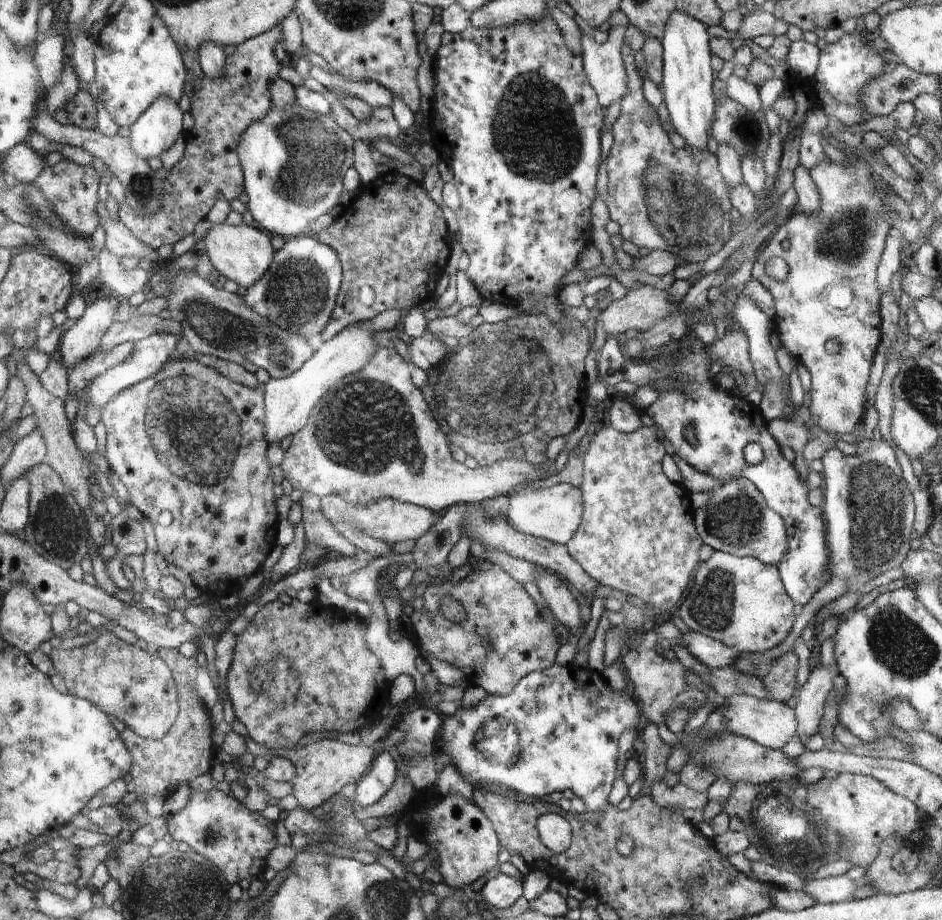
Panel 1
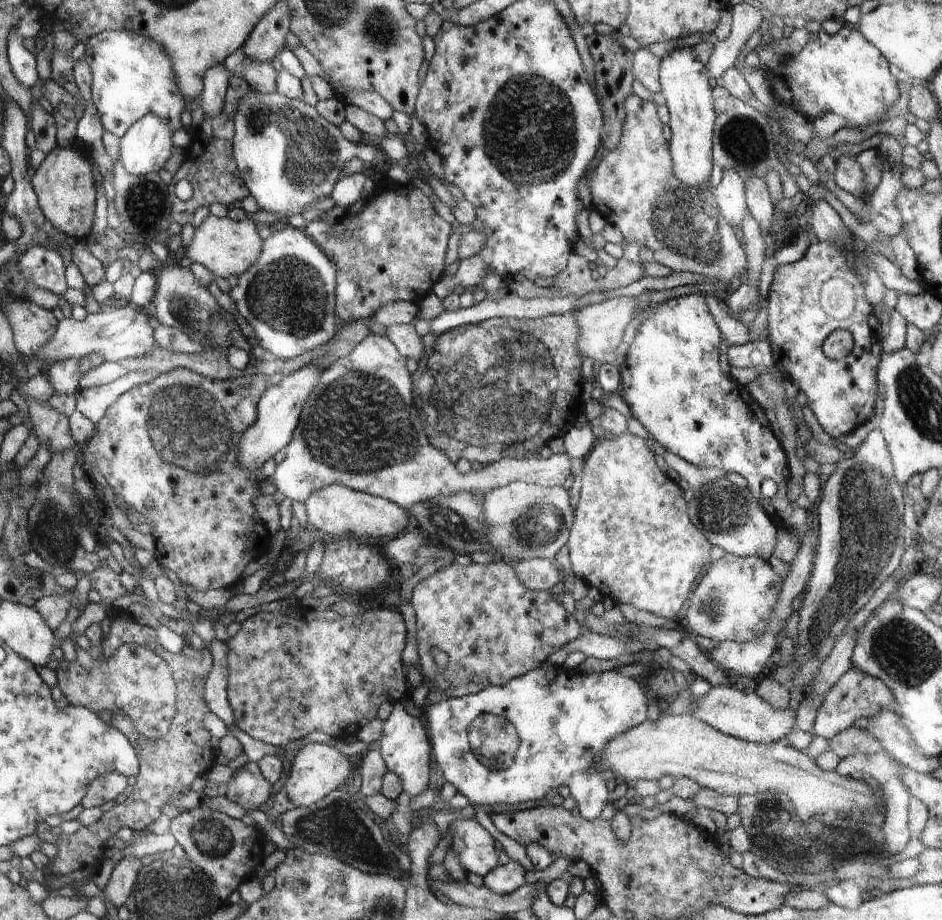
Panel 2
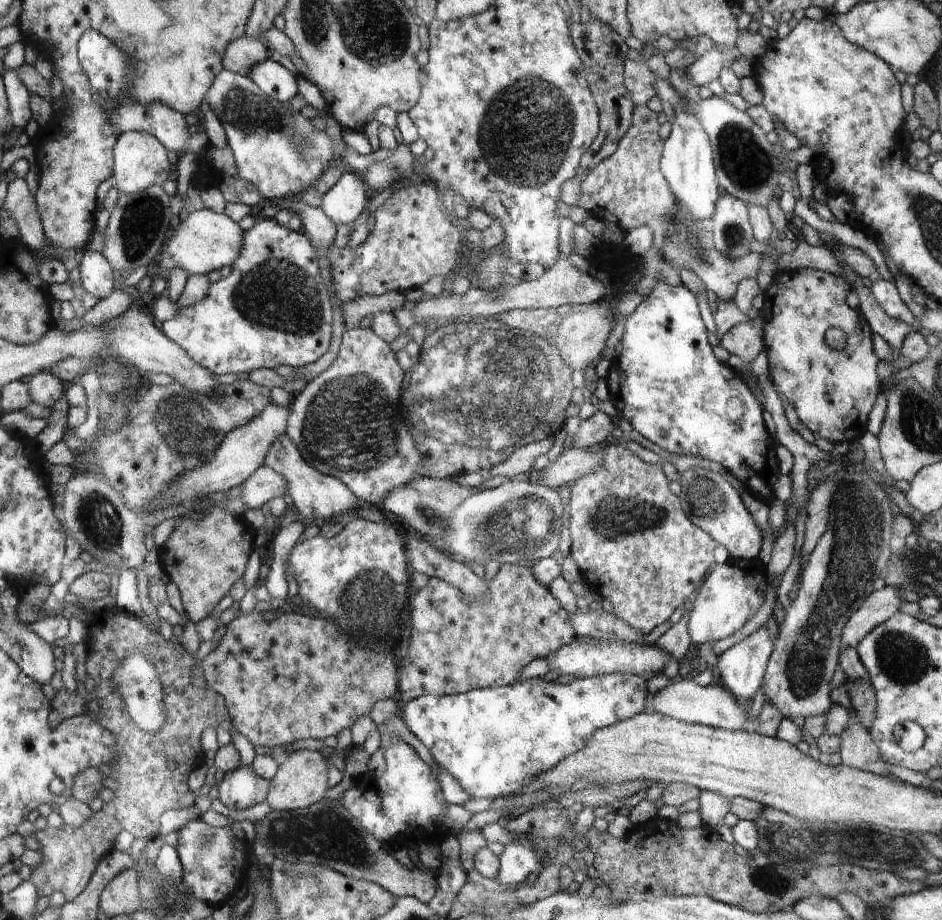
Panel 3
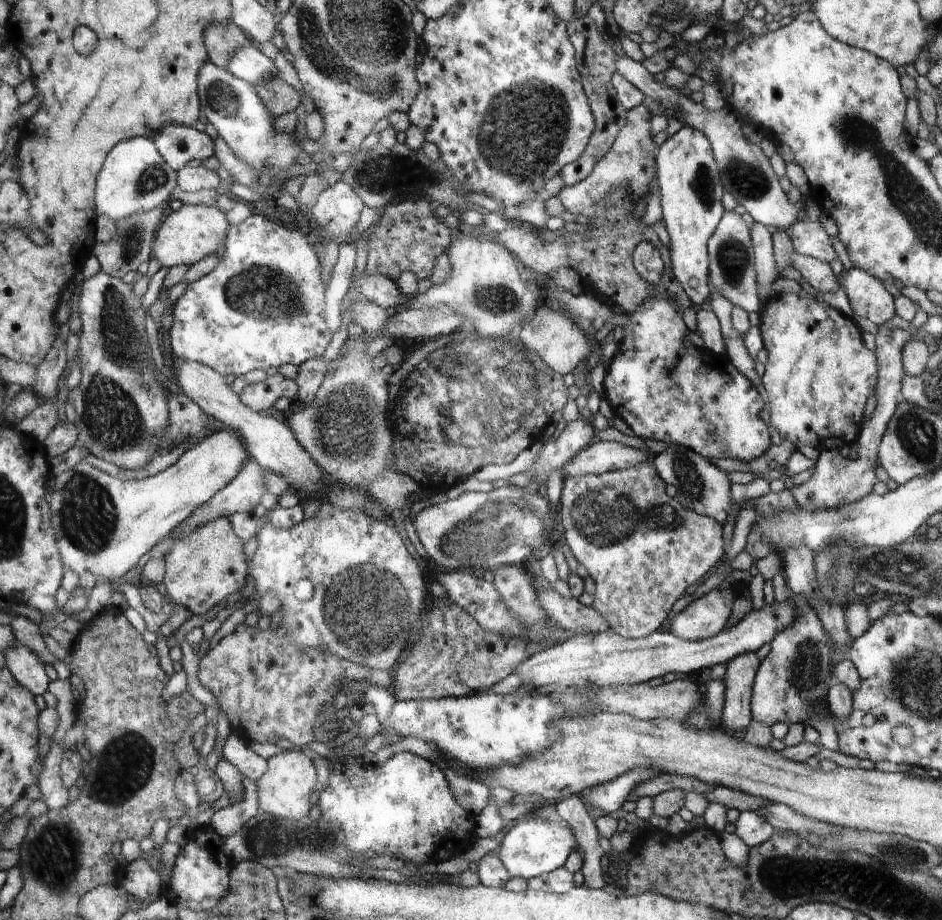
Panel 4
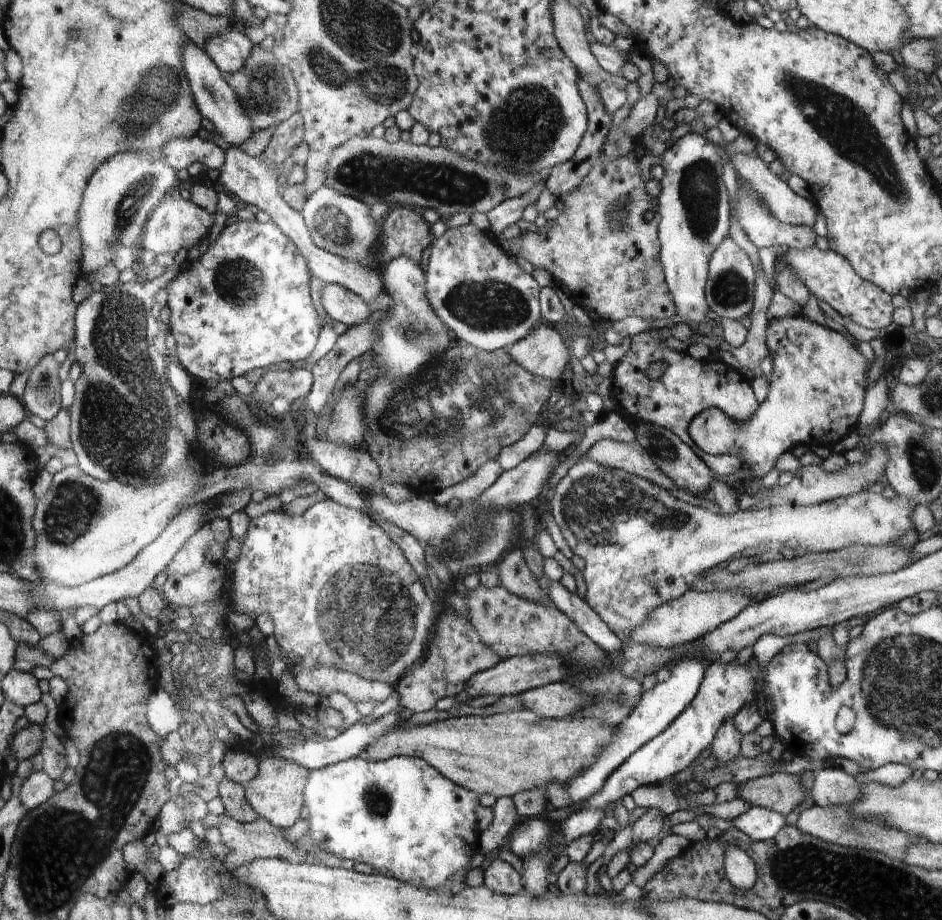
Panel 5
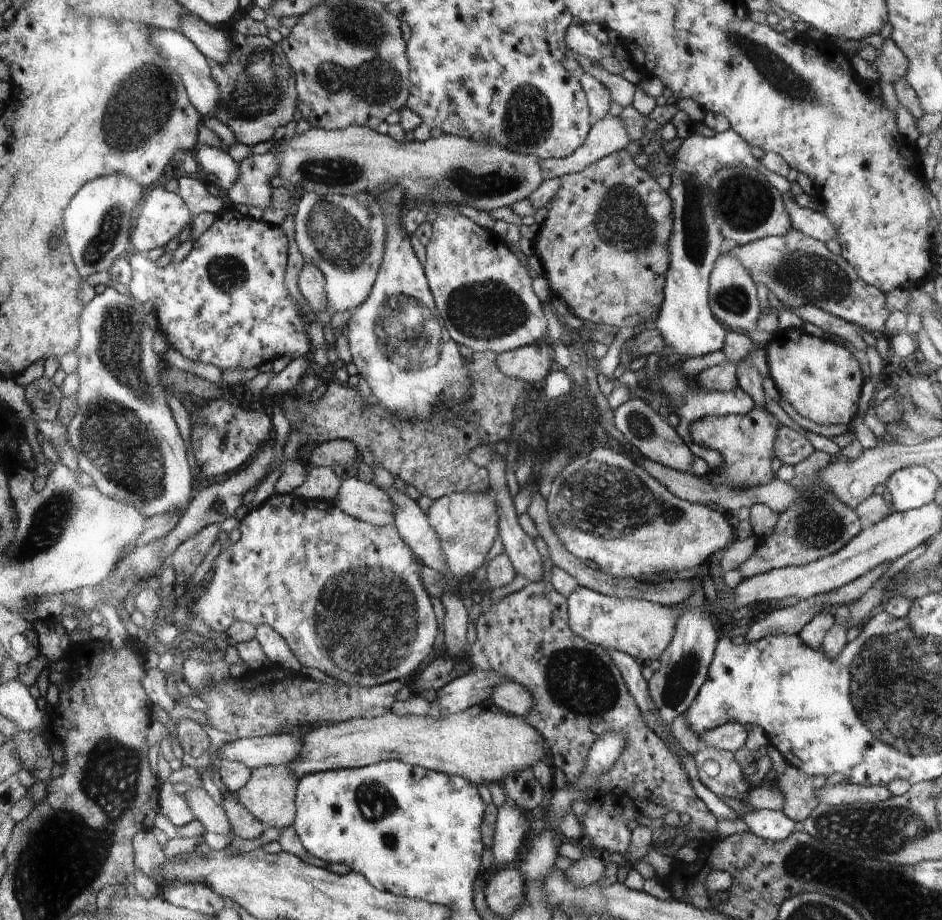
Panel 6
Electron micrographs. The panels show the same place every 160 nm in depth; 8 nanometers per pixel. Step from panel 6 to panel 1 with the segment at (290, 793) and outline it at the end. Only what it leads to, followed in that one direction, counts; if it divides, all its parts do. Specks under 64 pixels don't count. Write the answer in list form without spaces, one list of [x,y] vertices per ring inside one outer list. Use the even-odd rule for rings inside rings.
[[[322,739],[303,748],[295,748],[290,752],[284,752],[284,756],[294,766],[294,778],[292,778],[292,795],[298,801],[298,806],[306,811],[324,805],[328,800],[338,794],[338,790],[350,782],[360,782],[366,772],[372,768],[374,750],[362,743],[357,746],[349,746],[338,741]]]

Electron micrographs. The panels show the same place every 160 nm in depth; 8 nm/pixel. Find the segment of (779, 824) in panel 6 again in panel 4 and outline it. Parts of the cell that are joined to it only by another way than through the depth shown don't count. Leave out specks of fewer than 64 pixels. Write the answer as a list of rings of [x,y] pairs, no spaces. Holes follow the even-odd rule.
[[[756,811],[739,812],[739,817],[735,822],[735,833],[749,848],[766,842],[774,831],[772,825]]]

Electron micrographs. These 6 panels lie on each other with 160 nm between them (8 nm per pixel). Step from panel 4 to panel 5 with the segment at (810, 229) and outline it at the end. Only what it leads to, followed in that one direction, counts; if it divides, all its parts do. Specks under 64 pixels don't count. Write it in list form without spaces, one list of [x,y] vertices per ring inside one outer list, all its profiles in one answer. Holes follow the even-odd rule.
[[[737,178],[738,184],[738,202],[736,202],[736,216],[743,228],[746,236],[754,243],[758,249],[770,248],[770,246],[780,246],[781,249],[804,250],[812,245],[816,246],[816,236],[813,235],[810,228],[800,225],[782,224],[777,218],[772,216],[761,199],[751,190],[749,185]]]

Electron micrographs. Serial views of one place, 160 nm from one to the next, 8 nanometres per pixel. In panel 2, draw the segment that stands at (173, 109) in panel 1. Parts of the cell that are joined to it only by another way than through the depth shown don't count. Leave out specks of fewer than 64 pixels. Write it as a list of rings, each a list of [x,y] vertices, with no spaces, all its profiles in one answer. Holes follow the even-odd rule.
[[[144,116],[121,137],[120,164],[130,175],[158,173],[172,154],[172,132],[160,116]]]

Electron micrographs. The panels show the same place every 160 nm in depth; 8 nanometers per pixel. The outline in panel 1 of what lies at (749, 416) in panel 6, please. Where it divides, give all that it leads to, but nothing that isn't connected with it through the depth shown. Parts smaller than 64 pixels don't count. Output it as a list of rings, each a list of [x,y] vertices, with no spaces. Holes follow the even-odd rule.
[[[856,151],[848,153],[848,162],[846,162],[846,164],[842,164],[842,162],[830,162],[826,157],[820,162],[820,164],[818,164],[818,166],[816,166],[816,168],[812,168],[809,172],[814,184],[816,184],[816,187],[818,188],[818,193],[820,194],[820,210],[818,210],[818,216],[804,216],[802,213],[798,213],[797,210],[795,210],[793,215],[788,218],[787,222],[784,222],[784,225],[778,228],[778,232],[773,234],[771,239],[768,239],[769,243],[766,248],[764,248],[762,252],[758,252],[755,256],[752,277],[756,278],[758,283],[762,284],[762,286],[772,294],[774,302],[774,319],[771,320],[771,326],[773,332],[778,335],[780,347],[784,347],[794,357],[797,363],[801,363],[808,368],[808,371],[812,374],[812,404],[809,412],[805,413],[806,417],[810,421],[815,422],[816,426],[821,428],[822,431],[826,431],[830,434],[833,433],[839,437],[842,434],[850,434],[850,432],[854,432],[854,429],[858,424],[862,423],[866,414],[866,412],[864,412],[864,410],[866,410],[864,404],[866,402],[870,368],[873,364],[877,348],[881,342],[882,335],[881,313],[879,310],[879,301],[882,293],[878,289],[876,271],[885,248],[887,235],[889,234],[892,225],[895,223],[893,222],[893,224],[890,224],[890,212],[893,211],[893,208],[888,206],[884,200],[886,200],[888,192],[892,190],[889,185],[878,176],[878,174],[872,172],[872,168],[869,164],[864,162],[864,158],[860,158],[860,156],[856,154]],[[770,258],[782,258],[782,260],[786,262],[786,266],[788,266],[788,276],[786,276],[786,280],[776,280],[776,278],[768,276],[768,272],[766,272],[766,262],[768,262]],[[831,339],[838,340],[838,342],[842,344],[842,348],[840,348],[840,350],[834,355],[828,354],[825,350],[826,342]]]

